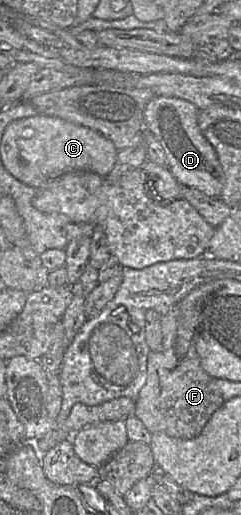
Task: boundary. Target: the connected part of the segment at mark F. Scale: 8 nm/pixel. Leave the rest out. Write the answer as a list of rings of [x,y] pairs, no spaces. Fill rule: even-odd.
[[[178,306],[161,317],[163,332],[163,349],[150,352],[147,361],[147,378],[135,400],[134,414],[141,420],[150,432],[164,432],[169,436],[181,439],[191,439],[198,436],[211,416],[225,402],[217,385],[217,378],[211,377],[202,367],[199,354],[188,330],[179,324]]]

